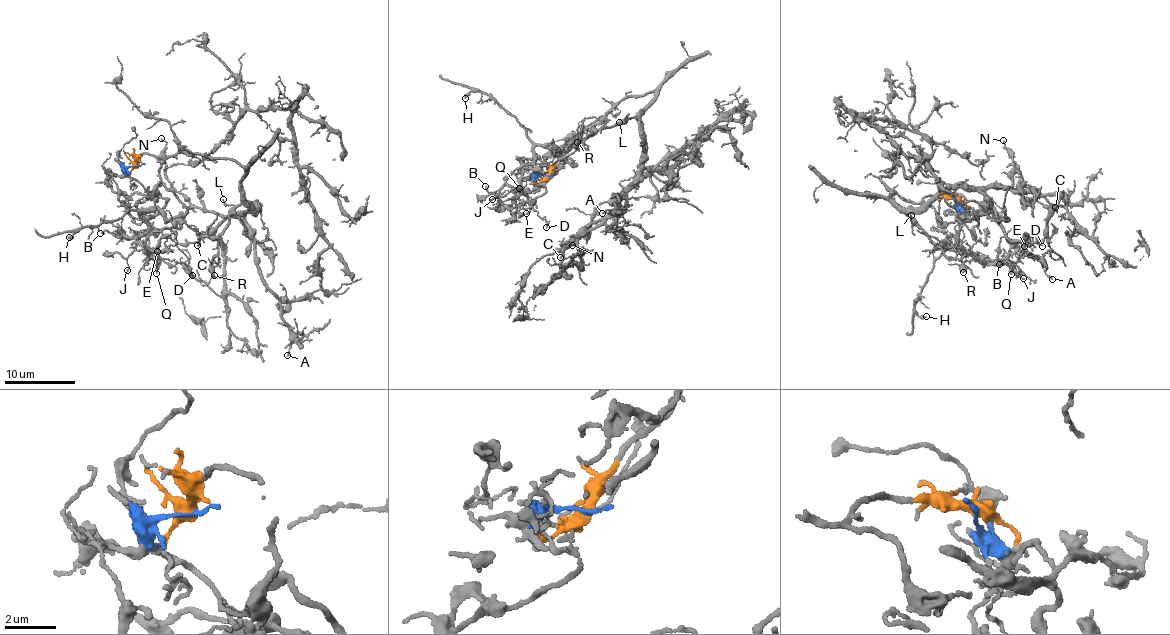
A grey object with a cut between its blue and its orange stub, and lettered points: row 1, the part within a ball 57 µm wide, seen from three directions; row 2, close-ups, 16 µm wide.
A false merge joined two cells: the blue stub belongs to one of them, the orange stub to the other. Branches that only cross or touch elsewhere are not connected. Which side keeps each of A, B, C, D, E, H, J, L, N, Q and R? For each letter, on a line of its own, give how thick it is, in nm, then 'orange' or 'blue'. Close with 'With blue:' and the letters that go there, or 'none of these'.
A: 130 nm | orange
B: 150 nm | blue
C: 240 nm | orange
D: 90 nm | blue
E: 200 nm | blue
H: 360 nm | blue
J: 120 nm | blue
L: 130 nm | orange
N: 130 nm | orange
Q: 170 nm | blue
R: 460 nm | orange
With blue: B, D, E, H, J, Q

